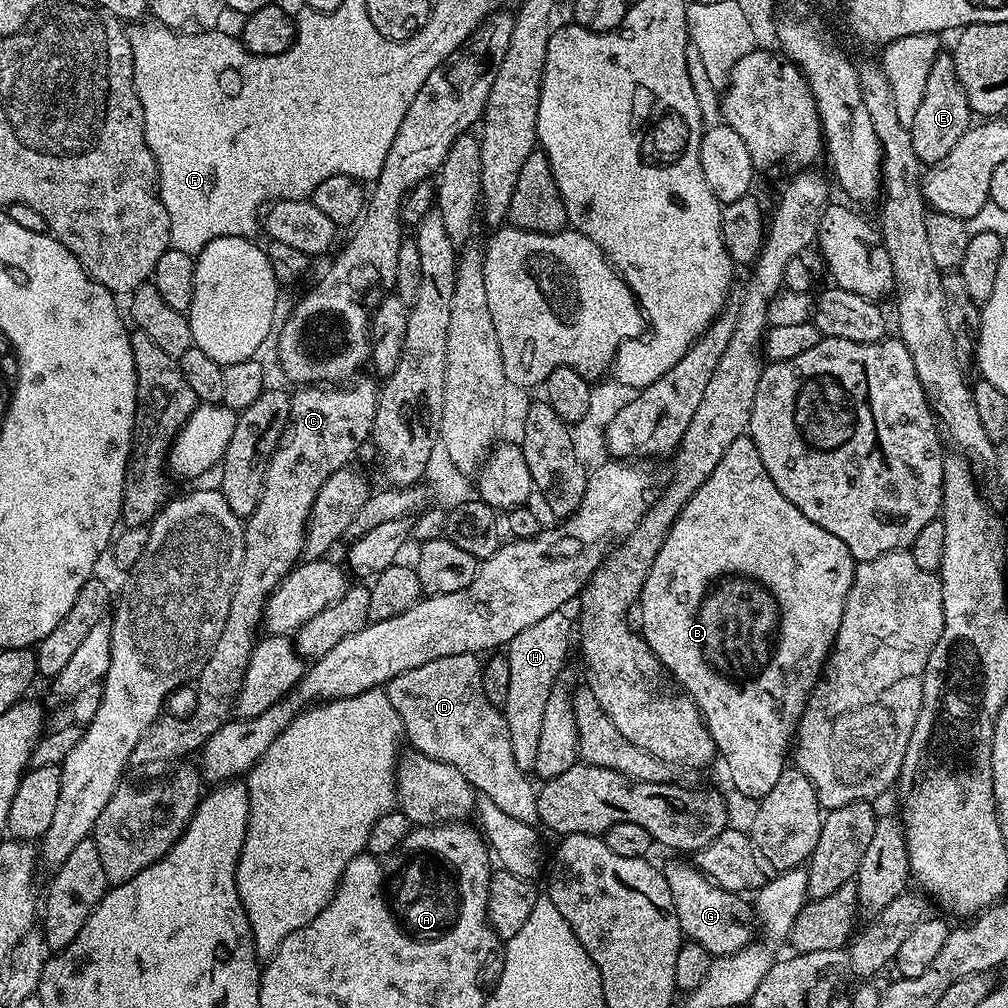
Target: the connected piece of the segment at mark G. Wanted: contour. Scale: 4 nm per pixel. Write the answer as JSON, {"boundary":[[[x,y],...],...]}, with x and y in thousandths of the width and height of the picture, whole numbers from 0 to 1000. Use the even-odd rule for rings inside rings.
{"boundary":[[[686,856],[658,858],[657,864],[661,871],[661,879],[665,879],[667,904],[673,907],[676,926],[686,936],[699,940],[707,950],[723,948],[747,936],[746,917],[748,921],[748,901],[743,894],[742,897],[738,894],[739,890],[735,886],[716,883],[711,877],[706,876],[701,869],[696,868]]]}

